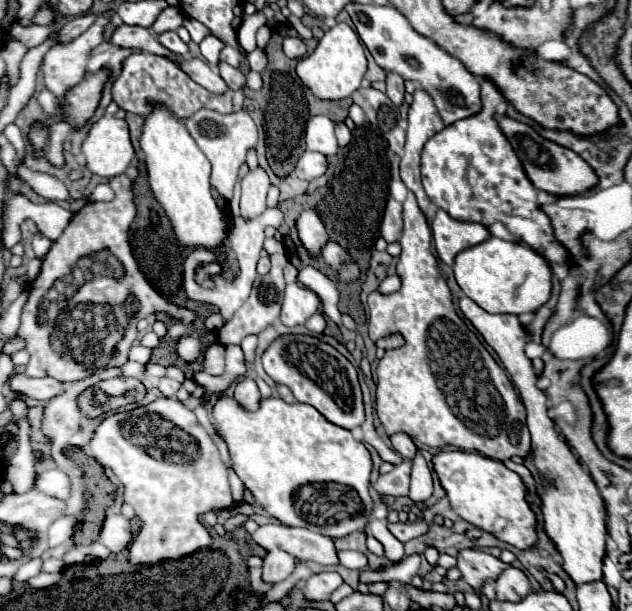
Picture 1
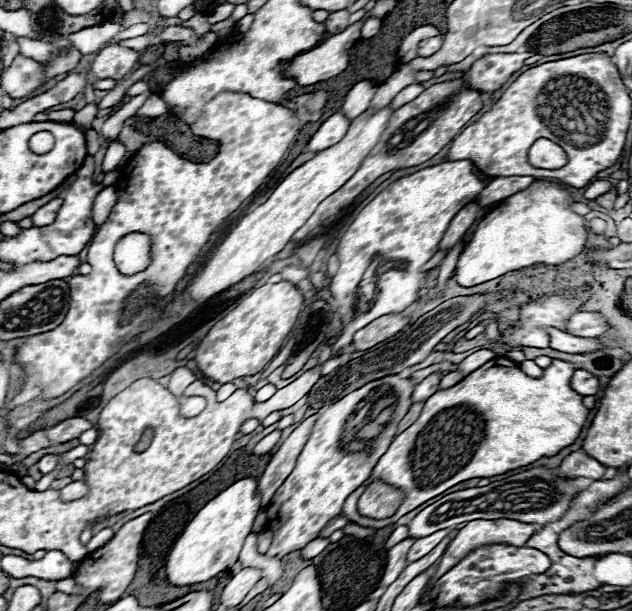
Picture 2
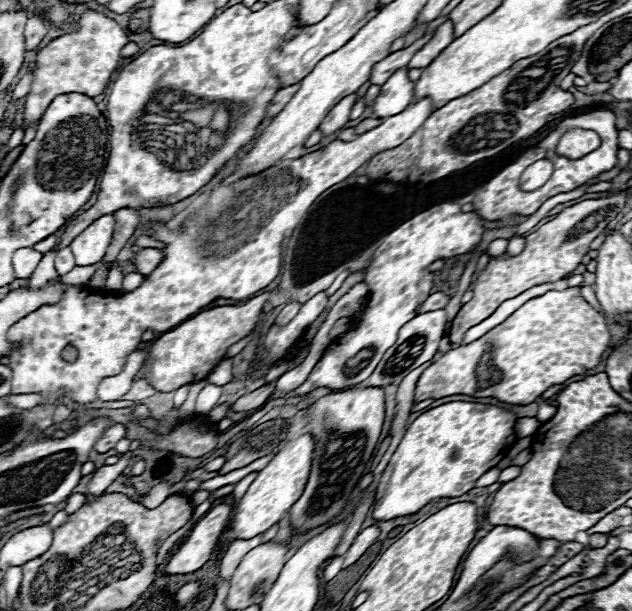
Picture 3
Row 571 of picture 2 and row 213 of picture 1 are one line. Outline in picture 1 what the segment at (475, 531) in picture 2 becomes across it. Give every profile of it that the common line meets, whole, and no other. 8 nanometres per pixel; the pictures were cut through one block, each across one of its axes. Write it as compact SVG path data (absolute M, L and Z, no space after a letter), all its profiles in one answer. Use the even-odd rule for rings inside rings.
M438 210L432 220L432 236L434 236L438 258L444 264L452 266L454 258L462 250L482 244L484 240L490 238L490 232L482 224L462 222L462 220L452 218L448 212Z

